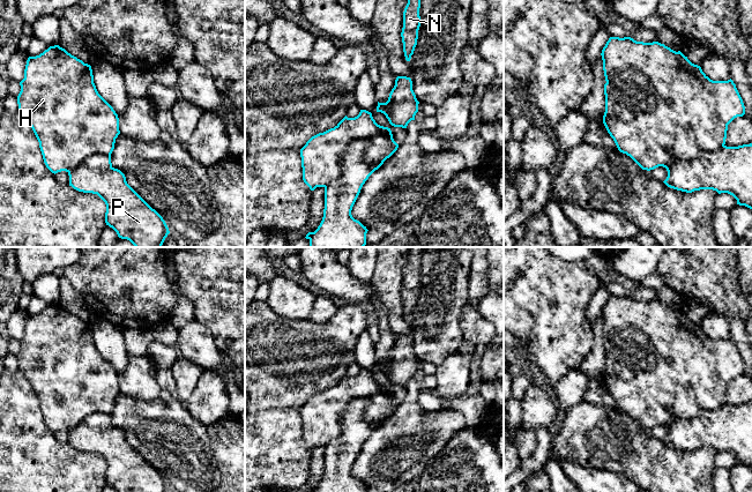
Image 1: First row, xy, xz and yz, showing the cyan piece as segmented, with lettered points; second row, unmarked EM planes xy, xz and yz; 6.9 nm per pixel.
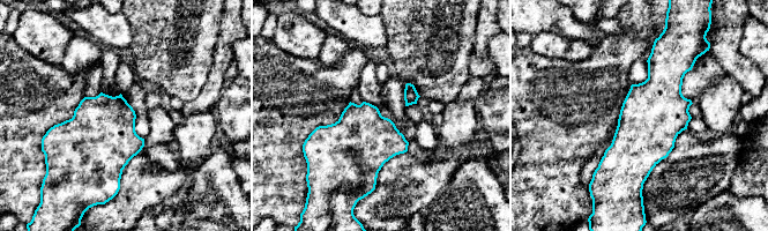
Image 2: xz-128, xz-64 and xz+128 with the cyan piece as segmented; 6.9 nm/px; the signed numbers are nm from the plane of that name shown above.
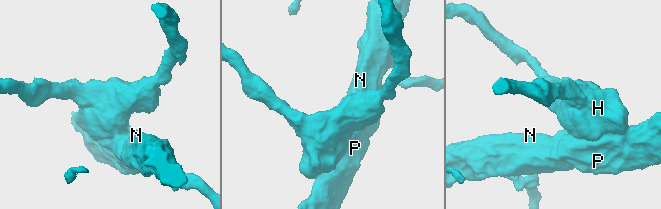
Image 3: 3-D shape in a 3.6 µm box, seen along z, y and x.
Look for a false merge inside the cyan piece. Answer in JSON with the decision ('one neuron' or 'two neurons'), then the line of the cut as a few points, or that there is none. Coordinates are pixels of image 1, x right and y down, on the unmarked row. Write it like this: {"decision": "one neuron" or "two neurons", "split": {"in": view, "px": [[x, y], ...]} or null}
{"decision": "two neurons", "split": {"in": "xz", "px": [[384, 418], [367, 420], [366, 400], [355, 399], [325, 446]]}}

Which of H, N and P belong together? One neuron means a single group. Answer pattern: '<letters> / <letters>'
H / N P

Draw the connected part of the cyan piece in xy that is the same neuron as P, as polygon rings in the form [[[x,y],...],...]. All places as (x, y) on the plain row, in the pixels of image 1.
[[[90,413],[68,434],[74,448],[97,453],[105,461],[105,482],[117,492],[170,492],[163,476],[112,425],[111,415]]]

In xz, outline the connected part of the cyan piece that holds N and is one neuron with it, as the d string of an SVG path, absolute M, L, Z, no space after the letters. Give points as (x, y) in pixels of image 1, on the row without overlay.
M410 247L408 262L403 270L403 286L401 291L403 311L407 320L410 320L418 298L420 285L420 255L425 247Z

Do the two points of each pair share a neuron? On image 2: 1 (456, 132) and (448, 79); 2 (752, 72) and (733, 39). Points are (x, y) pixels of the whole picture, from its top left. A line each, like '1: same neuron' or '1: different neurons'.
1: different neurons
2: same neuron

